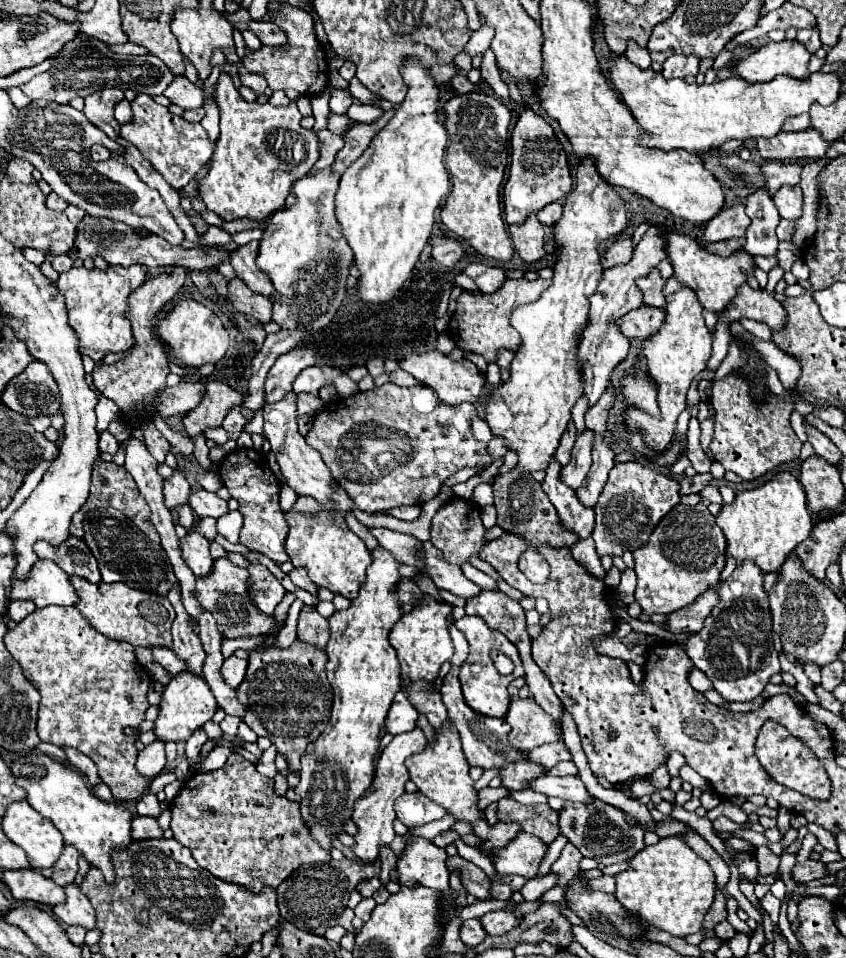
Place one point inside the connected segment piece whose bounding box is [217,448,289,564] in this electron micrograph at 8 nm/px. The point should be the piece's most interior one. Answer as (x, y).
(245, 473)

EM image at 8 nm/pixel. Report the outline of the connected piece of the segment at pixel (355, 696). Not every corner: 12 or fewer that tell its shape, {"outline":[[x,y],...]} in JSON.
{"outline":[[379,548],[331,618],[331,718],[301,756],[301,816],[327,852],[375,778],[401,690],[387,636],[399,562]]}

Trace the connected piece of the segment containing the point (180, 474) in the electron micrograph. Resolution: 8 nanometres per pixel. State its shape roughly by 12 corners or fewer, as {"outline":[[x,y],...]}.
{"outline":[[187,470],[165,478],[165,506],[185,504],[191,492]]}

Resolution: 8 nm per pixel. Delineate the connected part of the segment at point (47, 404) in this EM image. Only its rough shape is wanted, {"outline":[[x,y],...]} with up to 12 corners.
{"outline":[[31,362],[3,390],[7,408],[51,416],[61,406],[45,362]]}

